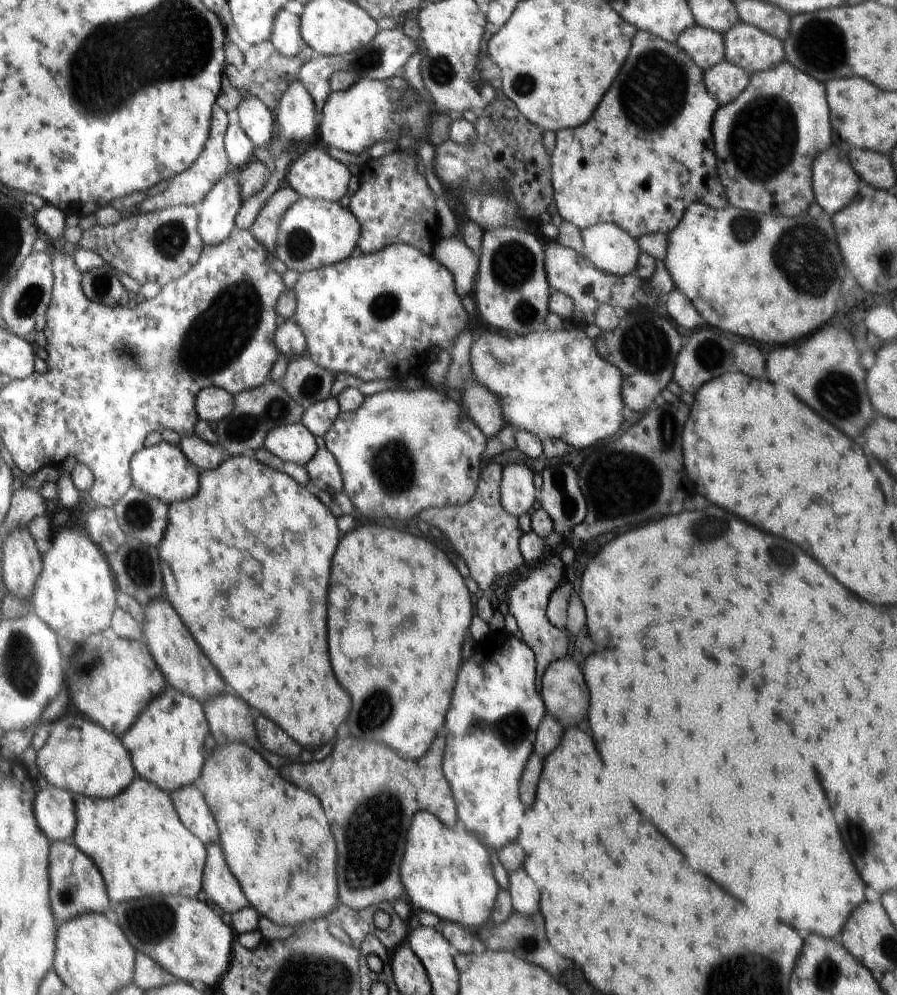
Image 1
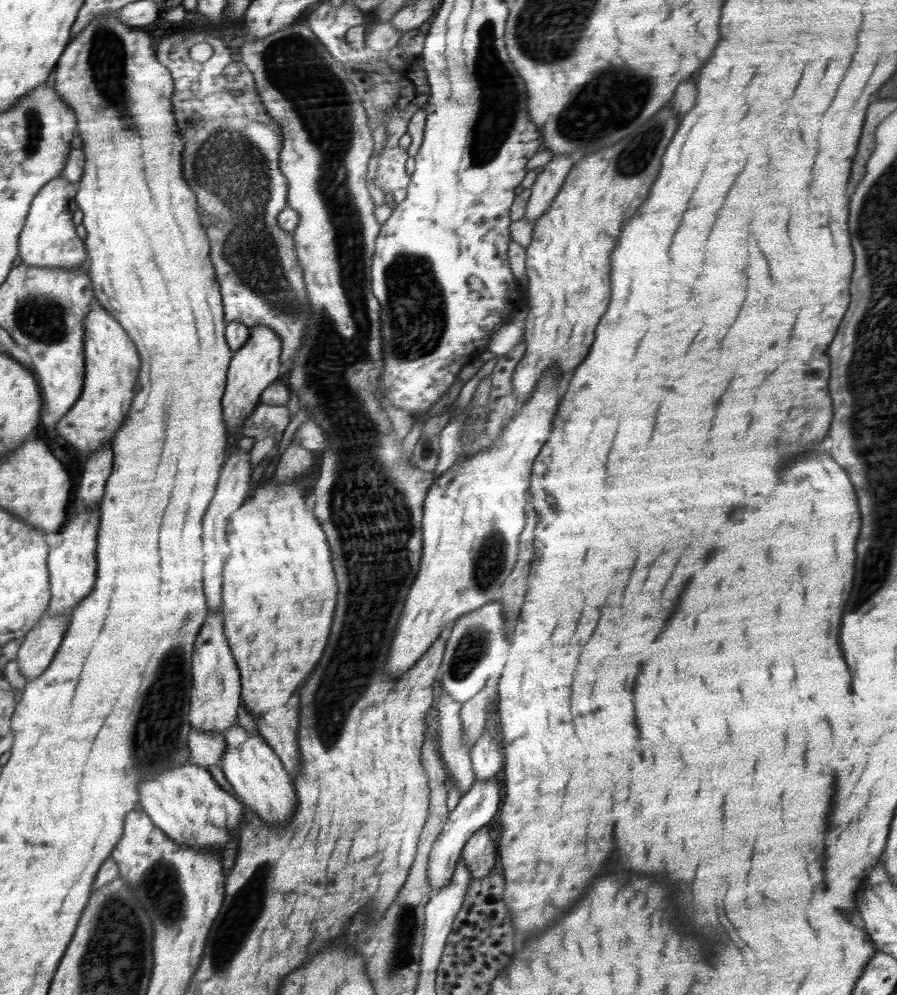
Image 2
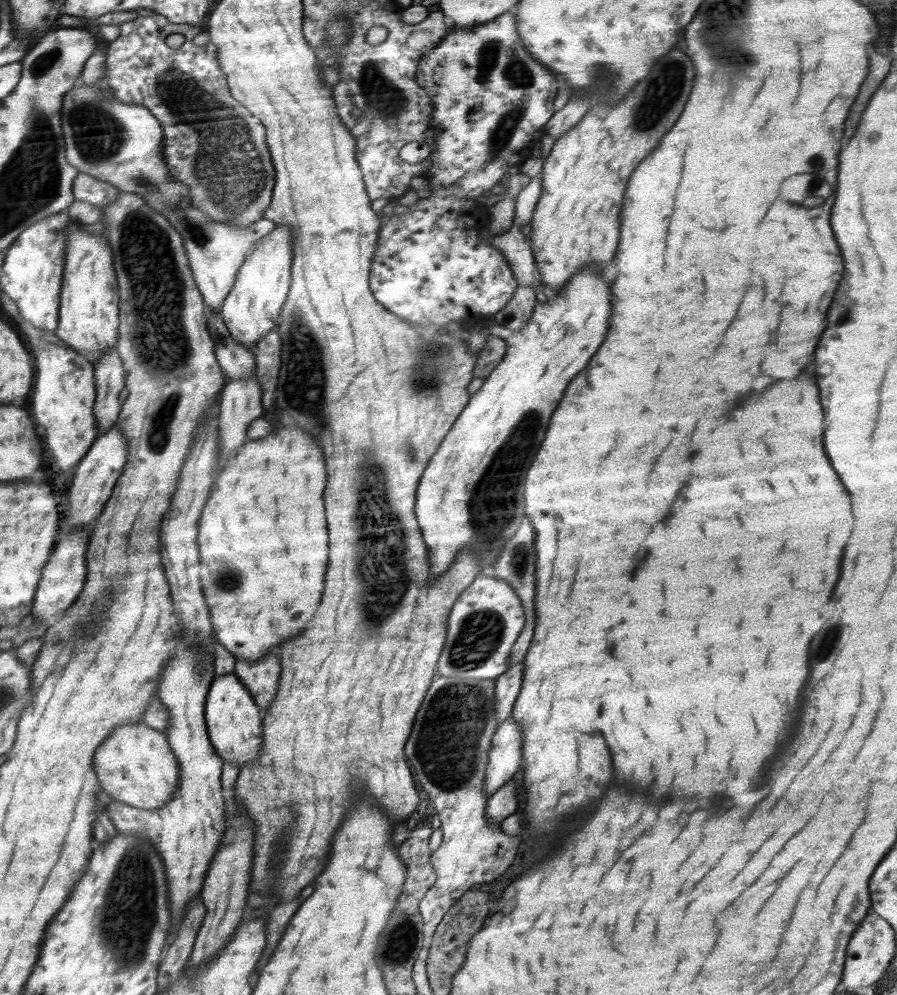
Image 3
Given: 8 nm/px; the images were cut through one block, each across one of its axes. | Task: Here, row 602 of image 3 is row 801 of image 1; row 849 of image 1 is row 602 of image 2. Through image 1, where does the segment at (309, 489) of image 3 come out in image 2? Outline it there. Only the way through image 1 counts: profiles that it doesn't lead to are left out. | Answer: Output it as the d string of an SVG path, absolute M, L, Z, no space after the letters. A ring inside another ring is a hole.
M301 479L280 489L272 484L260 484L232 514L227 526L230 553L222 569L223 628L240 671L242 702L254 718L266 720L270 710L284 714L292 698L299 706L298 686L314 670L330 634L338 588L328 538L313 510L308 508L310 501L309 490L304 489Z

